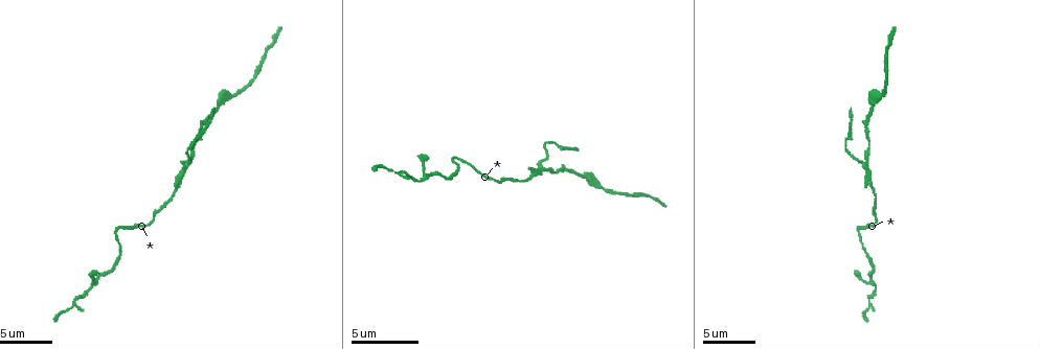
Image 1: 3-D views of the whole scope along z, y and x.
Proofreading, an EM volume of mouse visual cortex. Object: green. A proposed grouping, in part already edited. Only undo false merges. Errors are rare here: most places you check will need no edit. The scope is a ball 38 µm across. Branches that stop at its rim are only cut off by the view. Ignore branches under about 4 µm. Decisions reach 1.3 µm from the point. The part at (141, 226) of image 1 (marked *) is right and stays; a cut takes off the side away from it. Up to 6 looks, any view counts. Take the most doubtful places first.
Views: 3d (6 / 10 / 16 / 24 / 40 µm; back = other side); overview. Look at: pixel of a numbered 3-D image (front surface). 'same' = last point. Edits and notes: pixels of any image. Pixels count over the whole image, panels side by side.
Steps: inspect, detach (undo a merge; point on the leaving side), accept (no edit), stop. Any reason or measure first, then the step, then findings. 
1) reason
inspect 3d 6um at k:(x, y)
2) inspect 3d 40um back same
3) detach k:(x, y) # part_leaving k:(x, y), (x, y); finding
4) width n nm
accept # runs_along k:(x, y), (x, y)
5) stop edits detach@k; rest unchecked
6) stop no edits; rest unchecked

side arm on a straight run
inspect 3d 10um at 1:(183, 165)

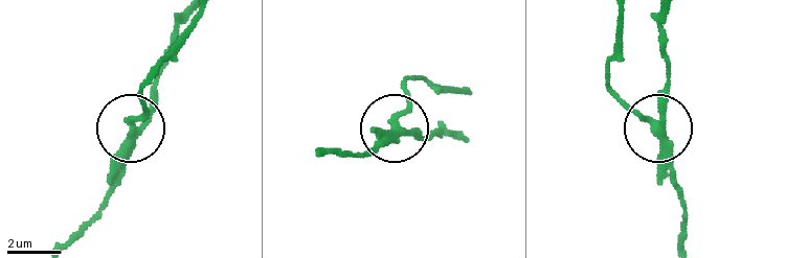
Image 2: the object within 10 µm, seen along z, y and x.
side_arm 7 um; arms 3
detach 2:(414, 132) # two neurons meet here

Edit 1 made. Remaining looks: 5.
arms run side by side
inspect 3d 10um at 1:(873, 289)

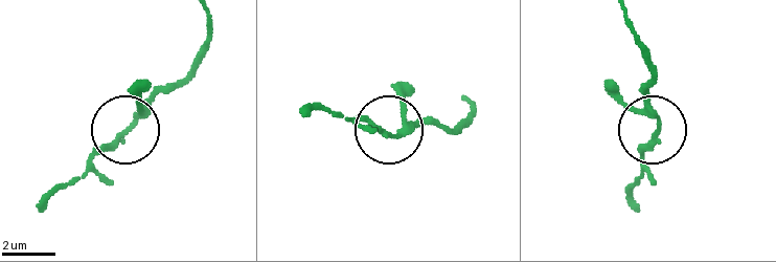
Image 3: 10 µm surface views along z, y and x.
arms 3
accept # all the same neuron

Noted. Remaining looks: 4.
thick turns thin
inspect 3d 10um at 1:(117, 231)

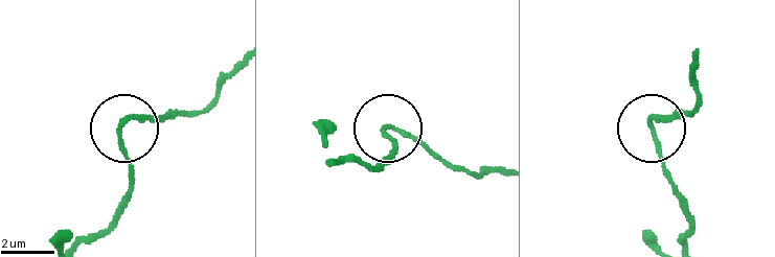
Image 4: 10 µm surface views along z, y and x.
accept # runs_along 4:(688, 114), (661, 114), (655, 127), (679, 199); all the same neuron

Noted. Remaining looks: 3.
stop edits detach@2; rest unchecked

